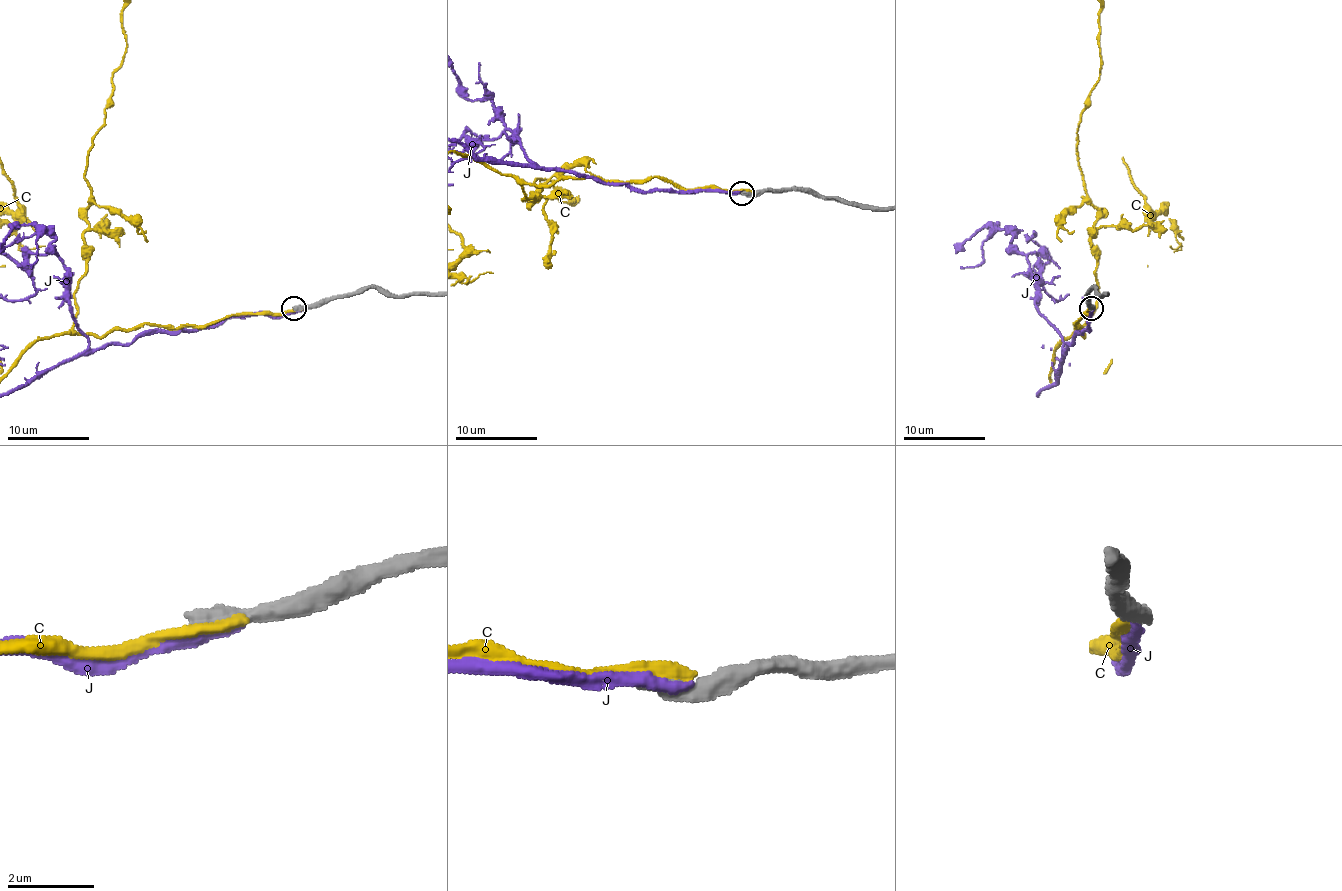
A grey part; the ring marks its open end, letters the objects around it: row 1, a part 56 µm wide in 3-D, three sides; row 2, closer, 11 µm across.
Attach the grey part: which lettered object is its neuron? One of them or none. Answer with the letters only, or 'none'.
none

